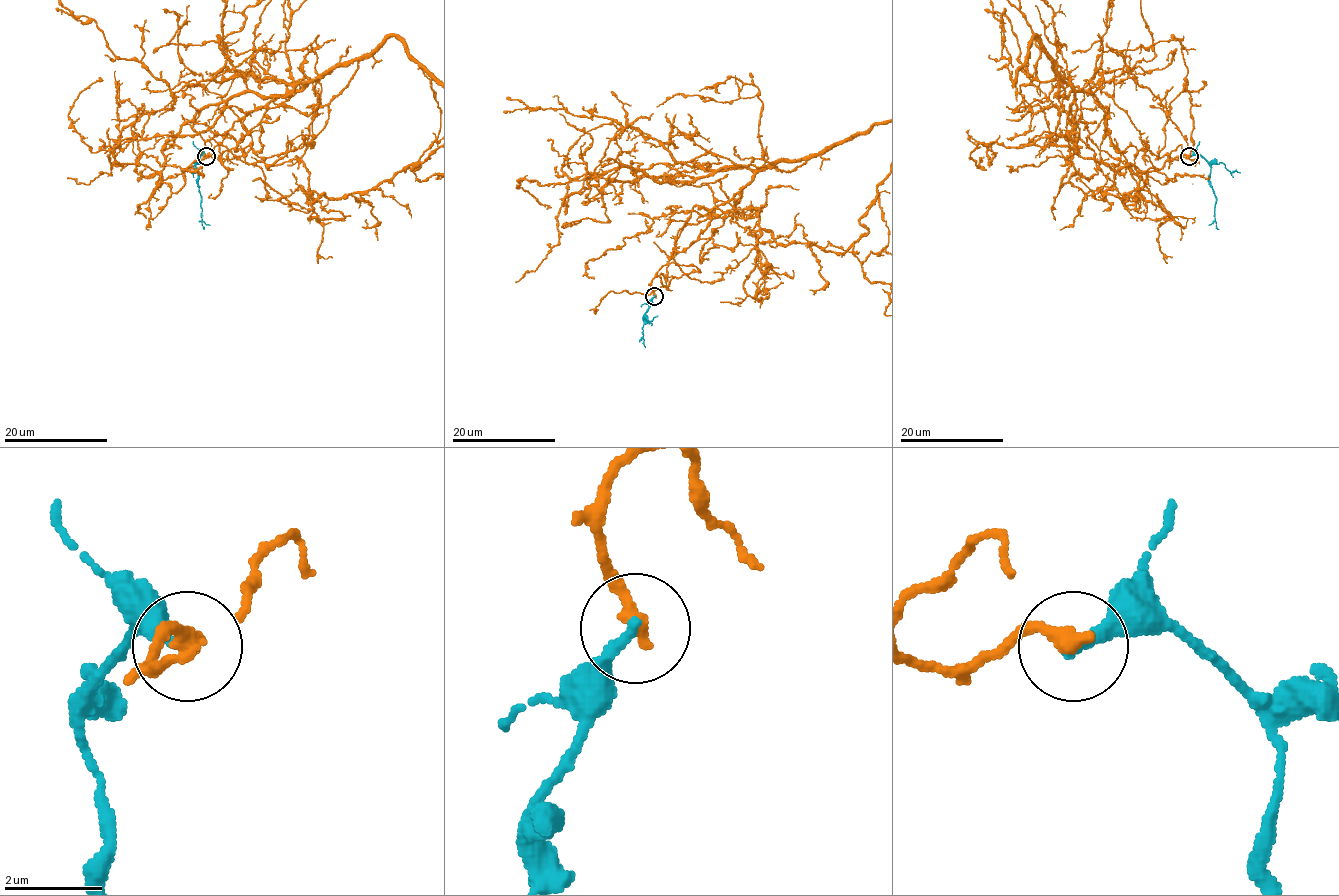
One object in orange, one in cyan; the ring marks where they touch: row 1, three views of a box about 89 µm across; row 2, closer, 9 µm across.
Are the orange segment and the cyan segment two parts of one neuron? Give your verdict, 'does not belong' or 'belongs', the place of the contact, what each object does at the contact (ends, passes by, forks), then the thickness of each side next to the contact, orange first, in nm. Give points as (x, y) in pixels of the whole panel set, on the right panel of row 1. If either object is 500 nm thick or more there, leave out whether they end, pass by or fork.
does not belong | (1189, 156) | orange ends | cyan ends | 360/240 nm

